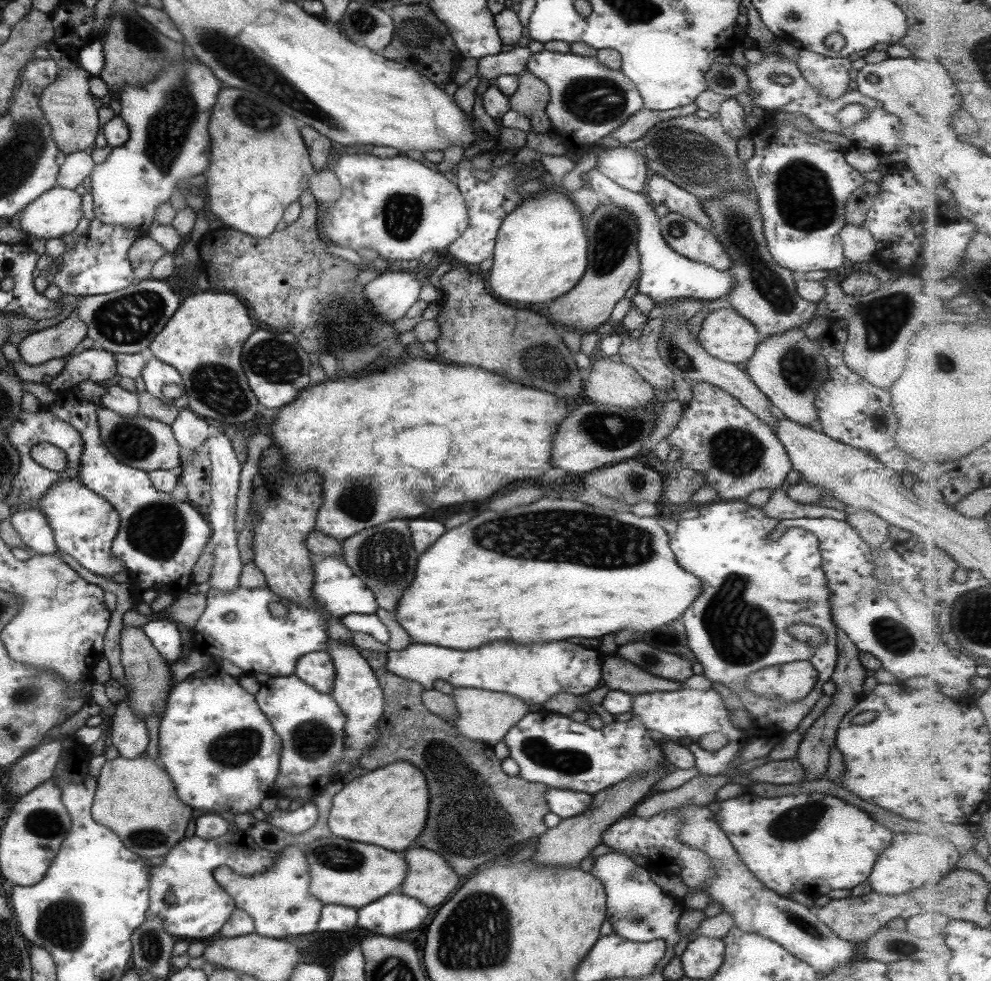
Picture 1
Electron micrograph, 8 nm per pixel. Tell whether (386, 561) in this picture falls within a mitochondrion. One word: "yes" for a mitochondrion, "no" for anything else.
yes

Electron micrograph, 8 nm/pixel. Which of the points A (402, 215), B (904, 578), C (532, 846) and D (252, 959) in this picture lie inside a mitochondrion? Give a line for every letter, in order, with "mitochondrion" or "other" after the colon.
A: mitochondrion
B: other
C: other
D: other

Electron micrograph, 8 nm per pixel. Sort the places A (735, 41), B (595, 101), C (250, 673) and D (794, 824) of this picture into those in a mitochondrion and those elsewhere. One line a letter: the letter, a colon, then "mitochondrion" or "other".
A: other
B: mitochondrion
C: other
D: mitochondrion

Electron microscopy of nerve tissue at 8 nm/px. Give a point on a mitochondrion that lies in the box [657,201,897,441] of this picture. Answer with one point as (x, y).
(799, 367)

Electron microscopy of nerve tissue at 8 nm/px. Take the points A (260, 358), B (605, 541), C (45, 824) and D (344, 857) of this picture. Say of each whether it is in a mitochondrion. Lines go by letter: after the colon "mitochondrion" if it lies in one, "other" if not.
A: mitochondrion
B: mitochondrion
C: mitochondrion
D: mitochondrion

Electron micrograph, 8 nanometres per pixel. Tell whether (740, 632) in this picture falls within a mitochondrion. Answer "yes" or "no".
yes

